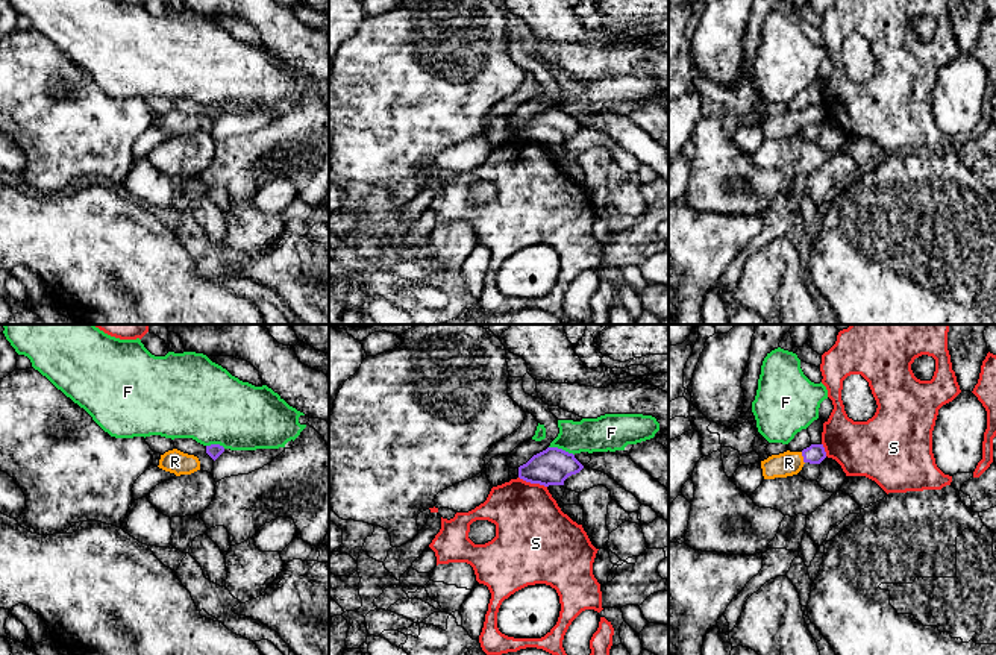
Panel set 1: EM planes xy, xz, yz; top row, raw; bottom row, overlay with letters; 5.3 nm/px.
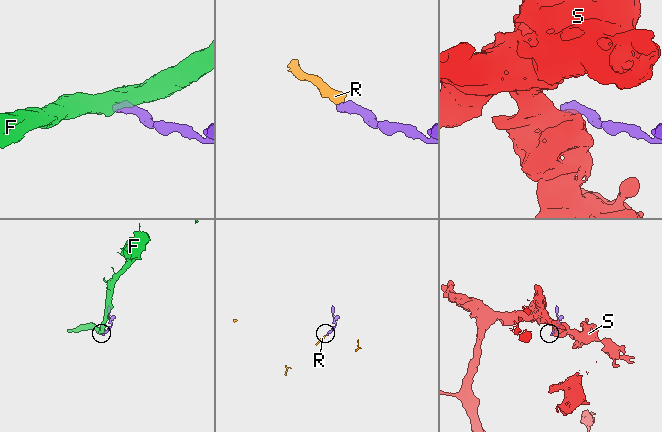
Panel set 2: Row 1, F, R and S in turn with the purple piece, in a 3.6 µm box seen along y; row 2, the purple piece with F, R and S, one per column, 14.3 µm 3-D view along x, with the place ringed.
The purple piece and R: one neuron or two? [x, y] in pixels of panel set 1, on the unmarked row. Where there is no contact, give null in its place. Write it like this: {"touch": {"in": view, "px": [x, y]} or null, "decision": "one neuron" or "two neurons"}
{"touch": {"in": "yz", "px": [804, 119]}, "decision": "one neuron"}

